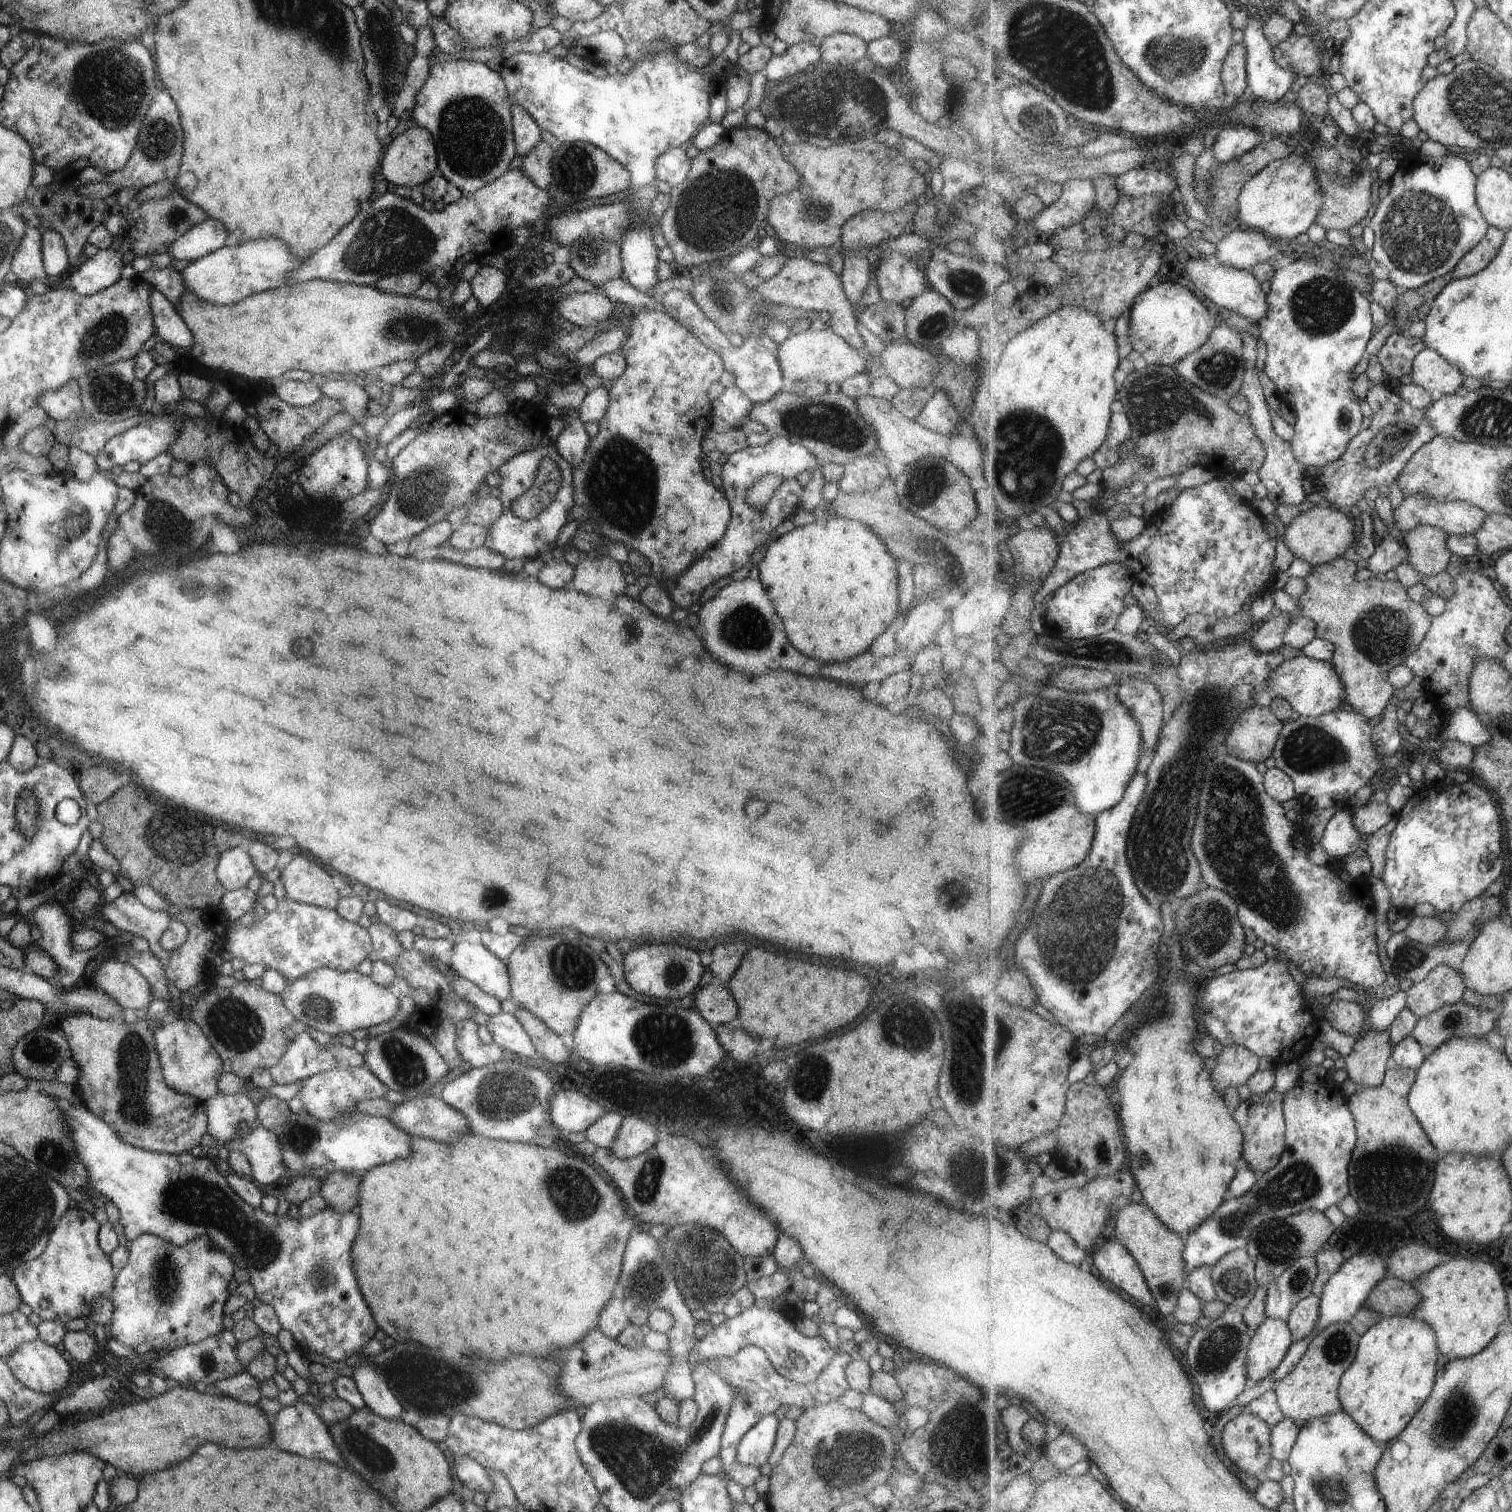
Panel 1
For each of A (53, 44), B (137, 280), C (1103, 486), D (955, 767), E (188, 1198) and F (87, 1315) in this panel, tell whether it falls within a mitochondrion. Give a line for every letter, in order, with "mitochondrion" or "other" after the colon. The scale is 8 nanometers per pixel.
A: other
B: other
C: other
D: other
E: mitochondrion
F: other

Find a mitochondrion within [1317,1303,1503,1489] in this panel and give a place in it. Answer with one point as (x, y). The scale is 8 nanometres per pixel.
(1459, 1413)

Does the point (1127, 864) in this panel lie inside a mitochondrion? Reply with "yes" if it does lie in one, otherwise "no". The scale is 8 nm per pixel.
yes

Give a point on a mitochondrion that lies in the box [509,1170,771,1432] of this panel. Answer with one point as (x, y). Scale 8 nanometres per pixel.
(716, 1273)

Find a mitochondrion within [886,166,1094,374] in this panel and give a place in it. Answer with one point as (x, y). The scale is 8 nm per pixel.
(967, 284)

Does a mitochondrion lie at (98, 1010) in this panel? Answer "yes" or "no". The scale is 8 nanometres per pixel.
no

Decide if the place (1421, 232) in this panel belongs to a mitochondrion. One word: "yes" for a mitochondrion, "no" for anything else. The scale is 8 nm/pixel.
yes

